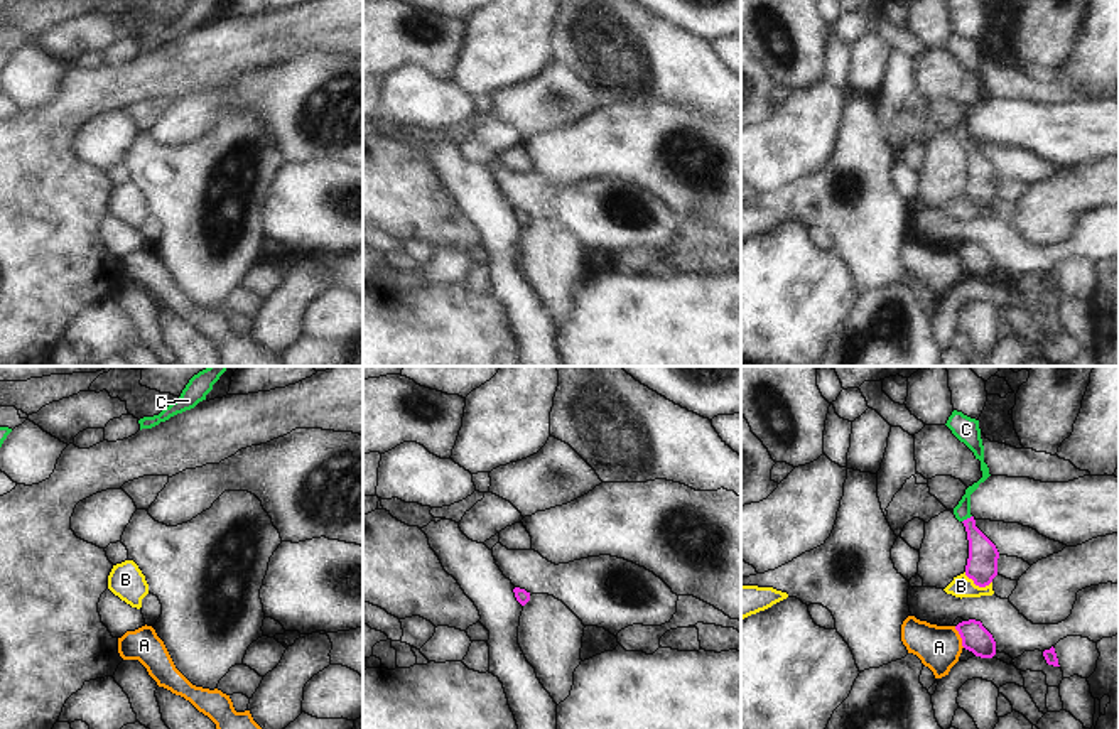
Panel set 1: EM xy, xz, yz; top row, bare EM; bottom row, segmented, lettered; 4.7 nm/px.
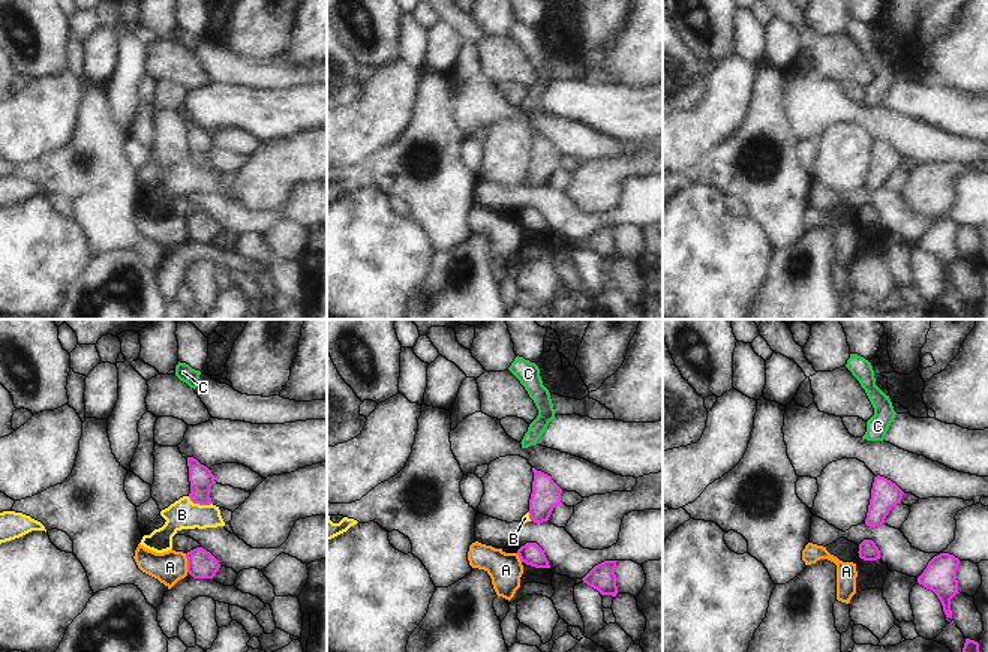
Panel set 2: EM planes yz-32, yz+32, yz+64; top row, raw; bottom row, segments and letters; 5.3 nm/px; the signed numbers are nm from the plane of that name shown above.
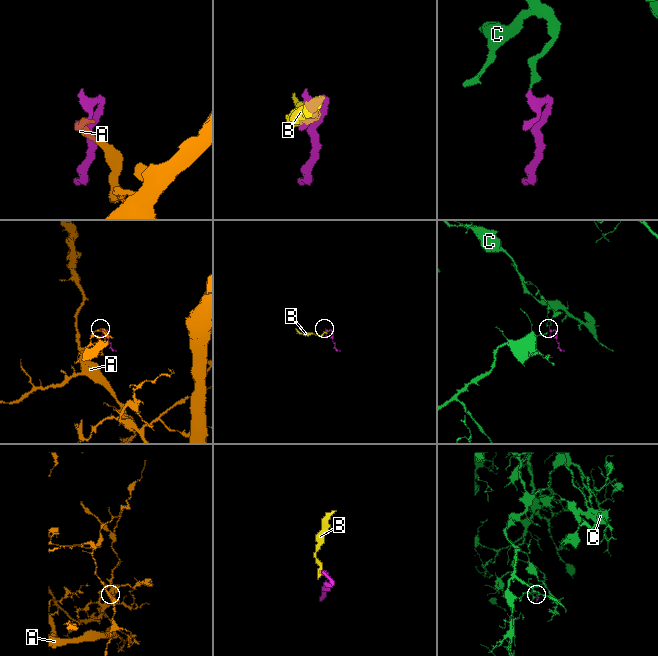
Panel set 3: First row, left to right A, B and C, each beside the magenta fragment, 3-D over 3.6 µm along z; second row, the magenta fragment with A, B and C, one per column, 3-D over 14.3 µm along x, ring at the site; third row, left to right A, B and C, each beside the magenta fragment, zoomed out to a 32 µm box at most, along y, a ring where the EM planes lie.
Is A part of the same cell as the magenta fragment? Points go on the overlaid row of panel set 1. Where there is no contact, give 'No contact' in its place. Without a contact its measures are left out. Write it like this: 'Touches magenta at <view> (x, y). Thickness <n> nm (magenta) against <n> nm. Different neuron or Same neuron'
Touches magenta at yz (961, 637). Thickness 140 nm (magenta) against 200 nm. Different neuron

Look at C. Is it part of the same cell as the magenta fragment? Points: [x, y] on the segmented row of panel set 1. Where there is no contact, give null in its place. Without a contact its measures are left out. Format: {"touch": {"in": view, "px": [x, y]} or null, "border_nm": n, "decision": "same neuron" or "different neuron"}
{"touch": {"in": "yz", "px": [967, 518]}, "border_nm": 60, "decision": "same neuron"}

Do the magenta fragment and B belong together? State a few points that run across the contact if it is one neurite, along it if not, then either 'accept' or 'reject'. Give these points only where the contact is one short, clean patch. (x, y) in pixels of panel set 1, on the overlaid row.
line yz (964, 572), (979, 586), (991, 583); reject

